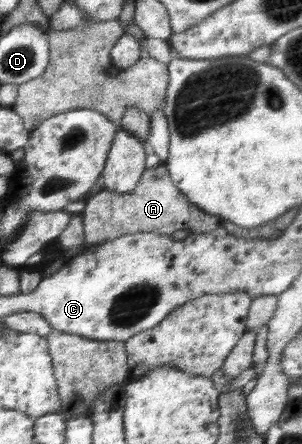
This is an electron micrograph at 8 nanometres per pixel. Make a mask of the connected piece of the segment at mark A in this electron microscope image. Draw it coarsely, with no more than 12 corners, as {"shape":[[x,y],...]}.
{"shape":[[165,163],[125,194],[96,182],[81,212],[87,247],[125,234],[215,230]]}

